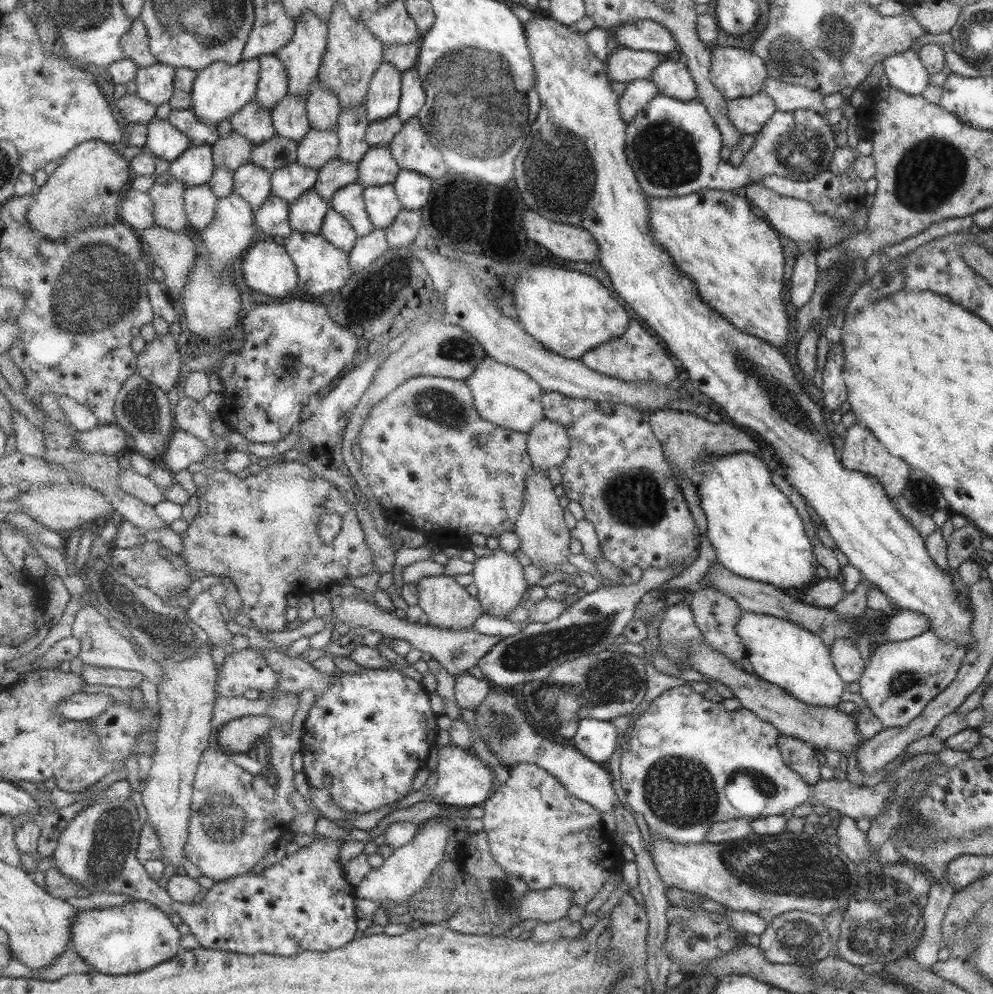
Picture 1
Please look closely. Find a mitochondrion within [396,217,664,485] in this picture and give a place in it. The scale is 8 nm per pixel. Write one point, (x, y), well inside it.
(444, 408)

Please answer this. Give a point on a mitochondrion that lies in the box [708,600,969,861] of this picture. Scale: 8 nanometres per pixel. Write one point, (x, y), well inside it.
(762, 786)

